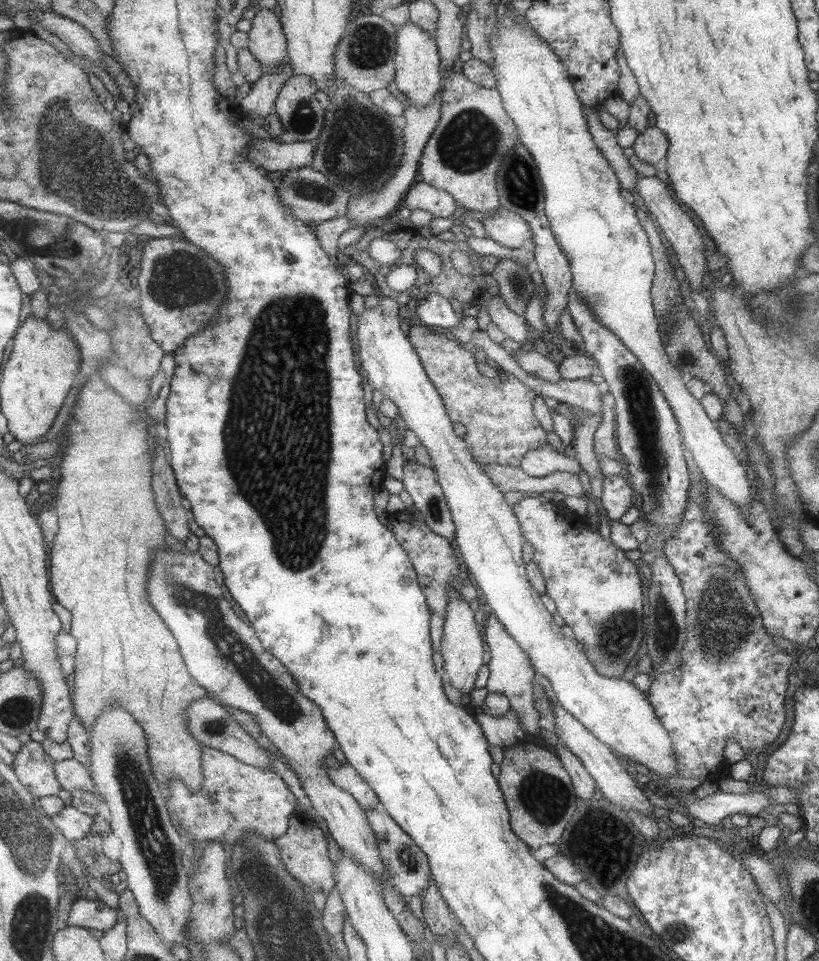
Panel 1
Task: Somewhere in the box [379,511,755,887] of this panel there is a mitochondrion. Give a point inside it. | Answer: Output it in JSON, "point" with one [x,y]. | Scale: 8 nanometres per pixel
{"point":[541,793]}

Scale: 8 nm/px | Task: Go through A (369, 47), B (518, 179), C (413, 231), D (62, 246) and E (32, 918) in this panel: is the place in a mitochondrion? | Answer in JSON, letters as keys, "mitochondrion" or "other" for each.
{"A":"mitochondrion","B":"mitochondrion","C":"other","D":"mitochondrion","E":"mitochondrion"}

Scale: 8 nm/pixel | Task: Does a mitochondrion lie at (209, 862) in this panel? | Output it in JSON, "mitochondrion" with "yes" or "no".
{"mitochondrion":"no"}

